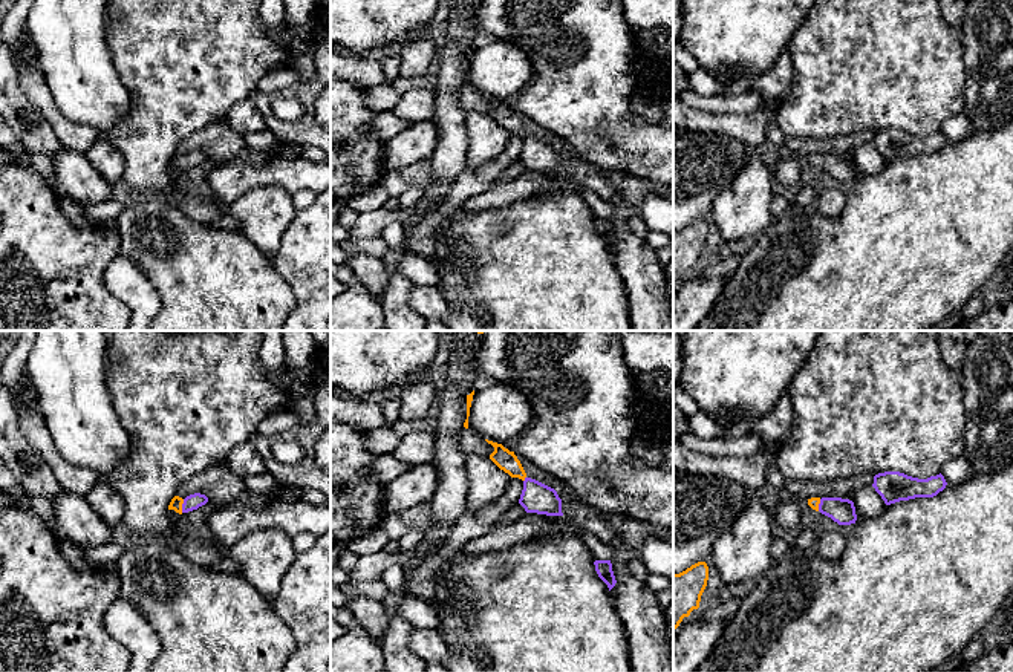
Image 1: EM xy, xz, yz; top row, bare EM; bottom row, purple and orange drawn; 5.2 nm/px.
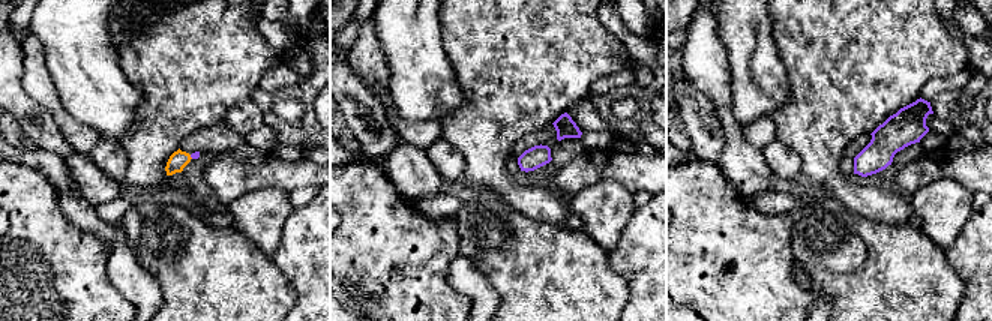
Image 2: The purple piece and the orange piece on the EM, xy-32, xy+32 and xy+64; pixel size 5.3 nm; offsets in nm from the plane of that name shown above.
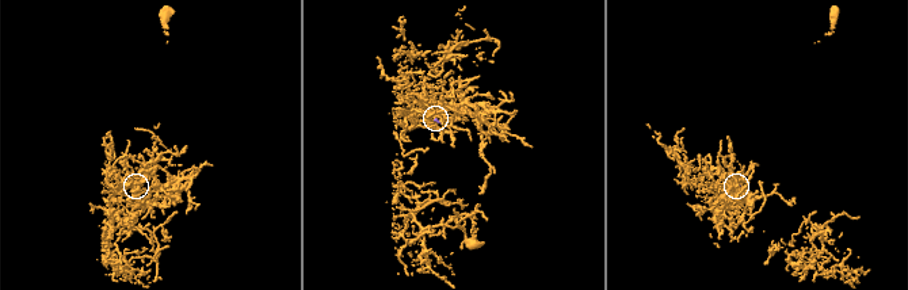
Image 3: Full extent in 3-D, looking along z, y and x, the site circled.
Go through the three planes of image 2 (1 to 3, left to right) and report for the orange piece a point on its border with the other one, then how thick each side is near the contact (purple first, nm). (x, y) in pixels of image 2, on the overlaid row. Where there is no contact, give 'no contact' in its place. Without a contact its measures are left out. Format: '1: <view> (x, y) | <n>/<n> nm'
1: xy-32 (191, 156) | 40/100 nm
2: no contact
3: no contact

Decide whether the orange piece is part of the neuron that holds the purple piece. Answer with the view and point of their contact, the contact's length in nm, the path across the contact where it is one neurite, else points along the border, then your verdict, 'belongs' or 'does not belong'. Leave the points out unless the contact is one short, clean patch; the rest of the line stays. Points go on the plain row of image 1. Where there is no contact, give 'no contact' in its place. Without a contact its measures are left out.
contact xy (182, 163); length 70 nm; way xy (192, 159), (182, 163), (176, 159); belongs

